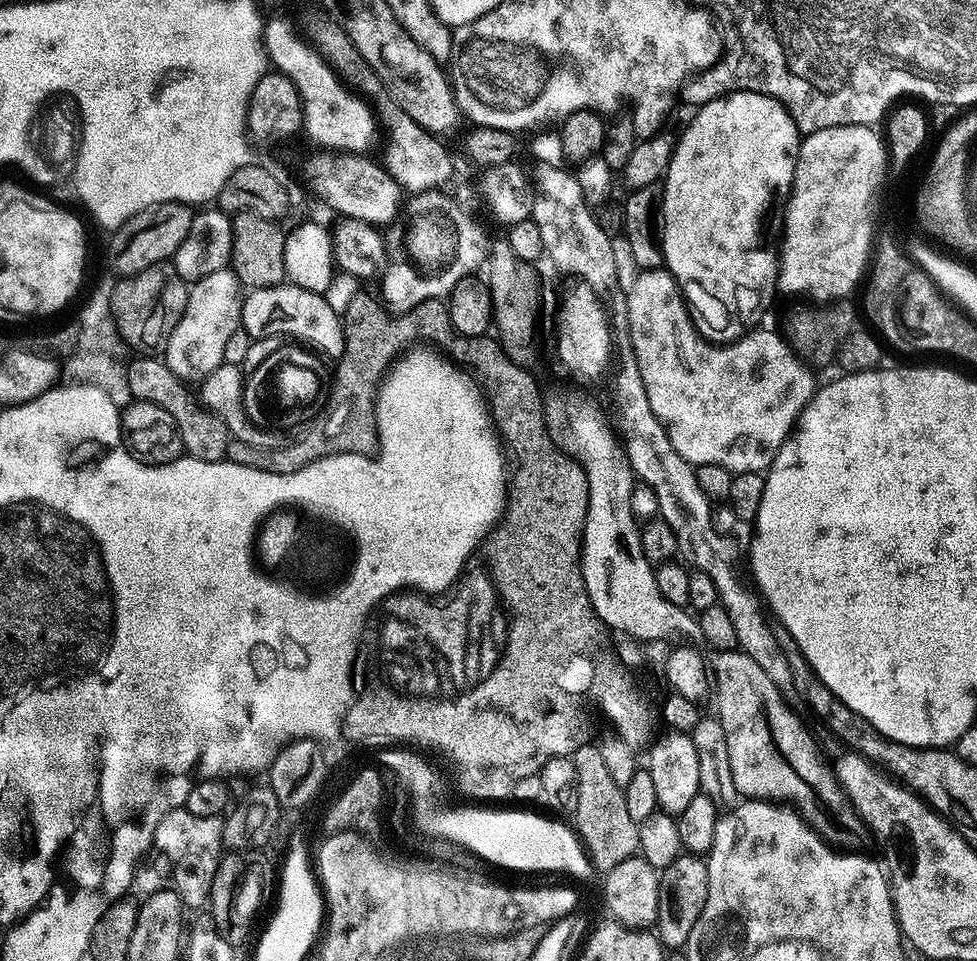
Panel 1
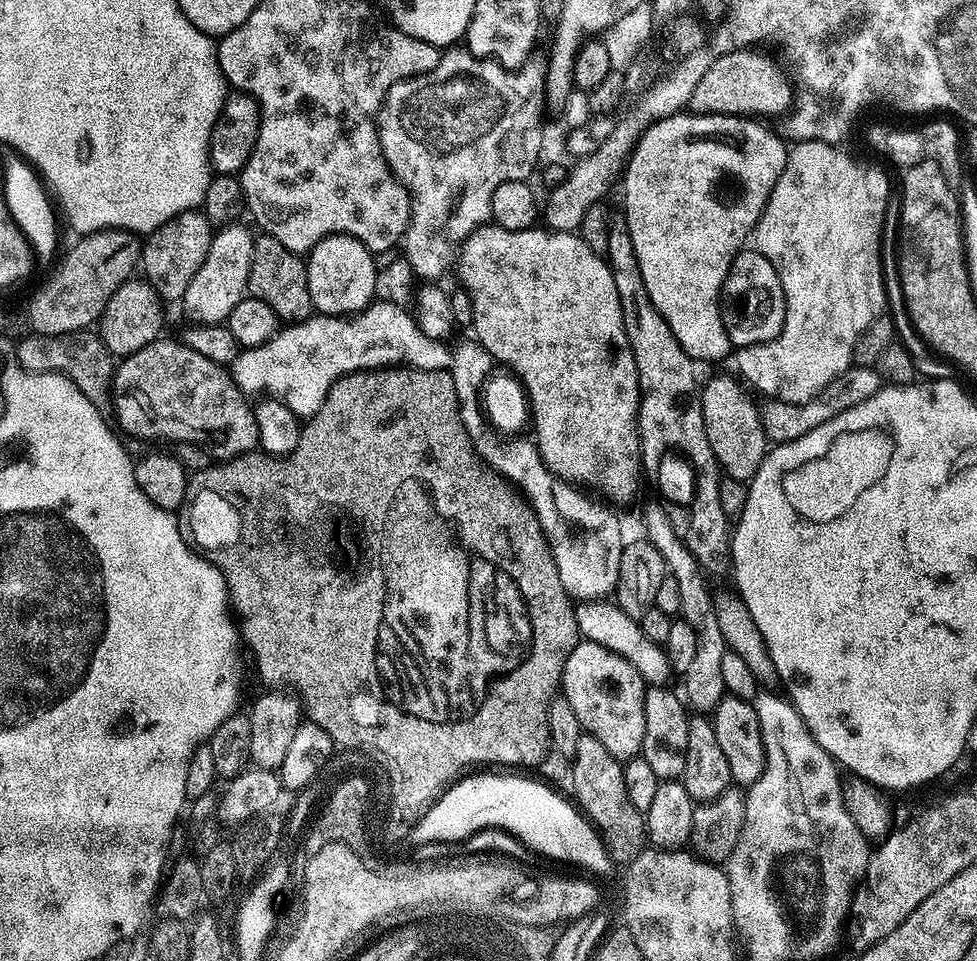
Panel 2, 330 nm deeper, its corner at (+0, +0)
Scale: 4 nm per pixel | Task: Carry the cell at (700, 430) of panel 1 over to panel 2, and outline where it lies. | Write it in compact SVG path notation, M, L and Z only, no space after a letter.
M847 368L834 382L830 382L810 402L801 404L786 404L781 400L769 399L768 405L763 405L762 415L764 417L764 432L768 435L773 445L785 444L791 440L802 438L802 434L810 434L822 422L830 422L838 414L858 406L858 402L866 402L882 387L882 381L875 368Z

